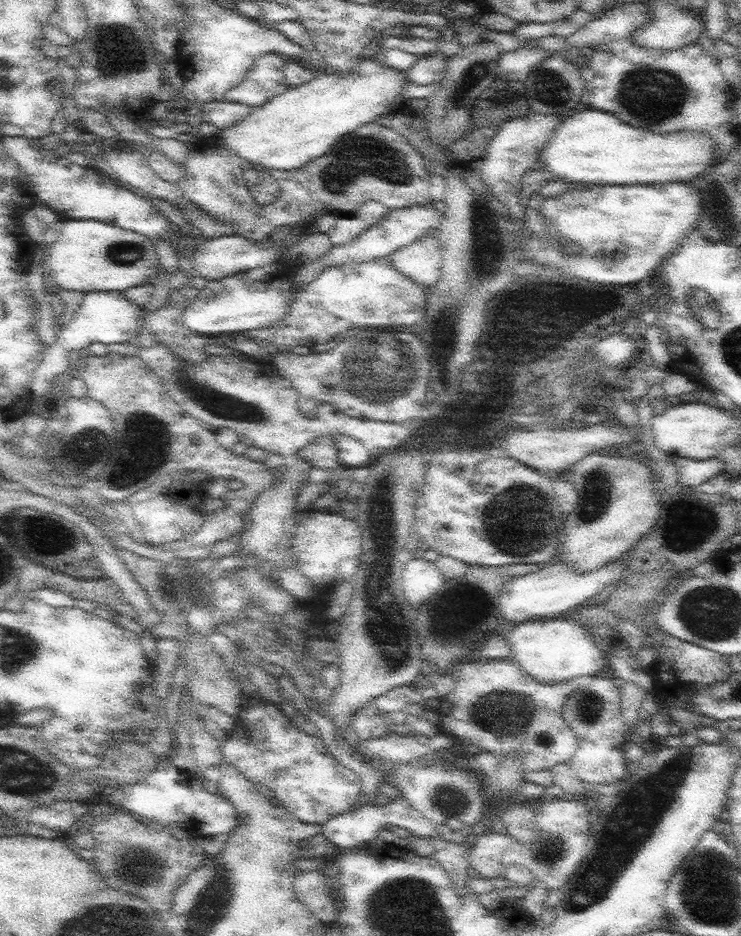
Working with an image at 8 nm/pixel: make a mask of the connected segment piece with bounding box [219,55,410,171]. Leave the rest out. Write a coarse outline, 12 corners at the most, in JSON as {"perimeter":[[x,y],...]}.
{"perimeter":[[367,55],[219,134],[252,167],[297,170],[407,98]]}

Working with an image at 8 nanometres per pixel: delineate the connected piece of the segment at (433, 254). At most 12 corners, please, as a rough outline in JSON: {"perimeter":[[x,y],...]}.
{"perimeter":[[422,236],[391,254],[394,268],[422,286],[440,278],[439,237]]}

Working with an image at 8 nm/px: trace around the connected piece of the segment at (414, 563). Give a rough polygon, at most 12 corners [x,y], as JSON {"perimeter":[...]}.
{"perimeter":[[414,558],[403,571],[412,608],[446,581],[435,562]]}

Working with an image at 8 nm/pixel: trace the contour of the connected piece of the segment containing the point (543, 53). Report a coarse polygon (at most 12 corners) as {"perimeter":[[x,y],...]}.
{"perimeter":[[540,46],[503,53],[497,78],[524,83],[550,54]]}

